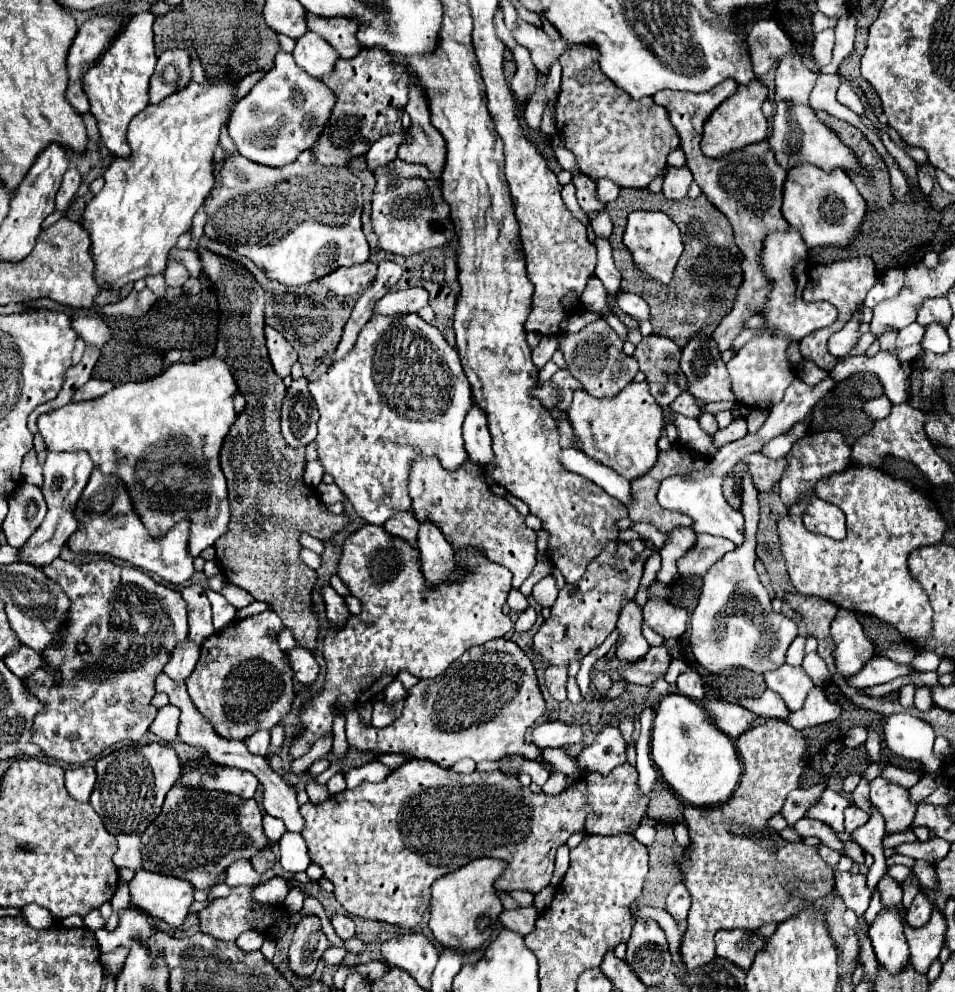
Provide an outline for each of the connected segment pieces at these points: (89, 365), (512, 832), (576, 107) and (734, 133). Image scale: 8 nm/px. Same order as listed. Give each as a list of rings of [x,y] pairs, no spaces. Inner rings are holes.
[[[99,348],[87,350],[87,352],[83,354],[81,362],[79,362],[79,364],[73,364],[73,366],[65,372],[65,382],[63,382],[63,388],[61,388],[59,396],[57,396],[55,400],[51,400],[51,402],[47,402],[47,404],[35,408],[35,410],[29,414],[29,430],[31,430],[33,434],[37,434],[37,418],[39,418],[41,414],[51,412],[51,410],[59,408],[59,406],[65,406],[65,404],[71,400],[71,394],[73,394],[83,382],[87,382],[87,380],[91,378],[91,370],[93,370],[97,358],[99,358]]]
[[[427,758],[409,760],[381,782],[363,782],[353,790],[329,796],[323,804],[301,806],[301,816],[305,818],[301,836],[307,842],[311,862],[321,866],[323,876],[335,884],[335,898],[349,914],[415,928],[429,908],[431,884],[475,858],[491,856],[509,862],[509,868],[495,882],[497,890],[525,890],[537,894],[541,888],[549,886],[555,868],[555,852],[573,834],[585,832],[607,836],[635,832],[649,804],[649,796],[641,794],[637,786],[637,776],[635,766],[625,762],[613,768],[609,776],[585,772],[561,794],[549,796],[541,792],[535,796],[529,788],[523,788],[515,776],[507,776],[501,770],[457,774]]]
[[[577,46],[559,58],[563,76],[561,76],[561,90],[555,104],[557,116],[557,130],[565,142],[565,148],[575,154],[577,166],[581,174],[589,176],[591,180],[609,178],[621,188],[647,188],[651,180],[661,176],[667,166],[667,156],[671,150],[681,146],[681,138],[677,130],[671,126],[667,108],[655,104],[651,98],[633,100],[627,92],[621,92],[599,68],[597,64],[597,50],[589,46]]]
[[[753,80],[745,86],[741,86],[729,100],[725,100],[721,106],[715,108],[715,112],[707,118],[703,126],[703,140],[701,140],[701,150],[707,158],[723,158],[729,152],[735,152],[743,146],[757,144],[765,140],[767,136],[767,120],[761,112],[761,104],[767,98],[767,88],[759,82]]]

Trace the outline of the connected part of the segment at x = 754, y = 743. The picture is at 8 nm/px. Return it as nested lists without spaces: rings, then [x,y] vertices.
[[[771,720],[771,722],[763,724],[763,726],[757,726],[757,728],[749,730],[749,732],[745,732],[745,734],[741,734],[741,736],[737,738],[737,752],[739,752],[739,758],[741,758],[741,764],[743,764],[743,774],[741,774],[741,778],[739,778],[739,784],[737,784],[733,796],[731,796],[725,804],[721,804],[721,806],[717,806],[717,808],[693,808],[693,806],[687,806],[685,812],[683,812],[683,814],[685,814],[685,824],[687,824],[687,828],[689,828],[691,846],[689,846],[689,850],[685,852],[685,860],[683,860],[683,864],[681,864],[681,870],[683,870],[683,874],[685,874],[685,886],[687,886],[689,892],[691,892],[691,910],[689,910],[689,916],[687,916],[687,932],[685,932],[683,938],[681,938],[681,956],[683,956],[683,960],[685,960],[685,964],[687,964],[689,970],[695,970],[695,968],[699,968],[699,966],[703,966],[703,964],[707,964],[707,962],[711,962],[711,960],[715,958],[715,942],[713,942],[713,936],[715,936],[717,930],[733,930],[733,928],[755,930],[755,928],[761,928],[761,926],[765,926],[765,924],[783,922],[783,920],[787,920],[789,916],[795,916],[795,914],[803,908],[805,900],[809,902],[809,900],[823,898],[823,896],[827,896],[827,894],[833,890],[833,870],[819,858],[817,848],[805,846],[805,844],[801,844],[801,842],[789,844],[789,842],[785,842],[775,830],[767,828],[767,820],[769,820],[773,814],[777,814],[777,812],[781,810],[781,806],[783,806],[787,794],[799,786],[799,776],[801,776],[801,772],[803,772],[803,762],[801,762],[801,758],[803,758],[803,754],[805,754],[805,738],[801,736],[801,732],[795,730],[795,728],[791,728],[791,726],[787,726],[787,724],[783,724],[783,722]]]

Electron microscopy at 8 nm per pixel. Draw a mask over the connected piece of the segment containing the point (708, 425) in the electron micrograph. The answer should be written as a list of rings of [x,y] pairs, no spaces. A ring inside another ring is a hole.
[[[703,414],[703,416],[699,418],[699,426],[701,426],[701,430],[703,430],[705,434],[715,434],[715,432],[717,432],[717,420],[715,420],[713,414]]]

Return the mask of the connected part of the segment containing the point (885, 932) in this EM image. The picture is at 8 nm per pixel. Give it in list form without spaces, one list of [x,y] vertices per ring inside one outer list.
[[[881,908],[875,916],[869,938],[879,964],[889,972],[899,972],[909,960],[909,944],[905,938],[905,908]]]

